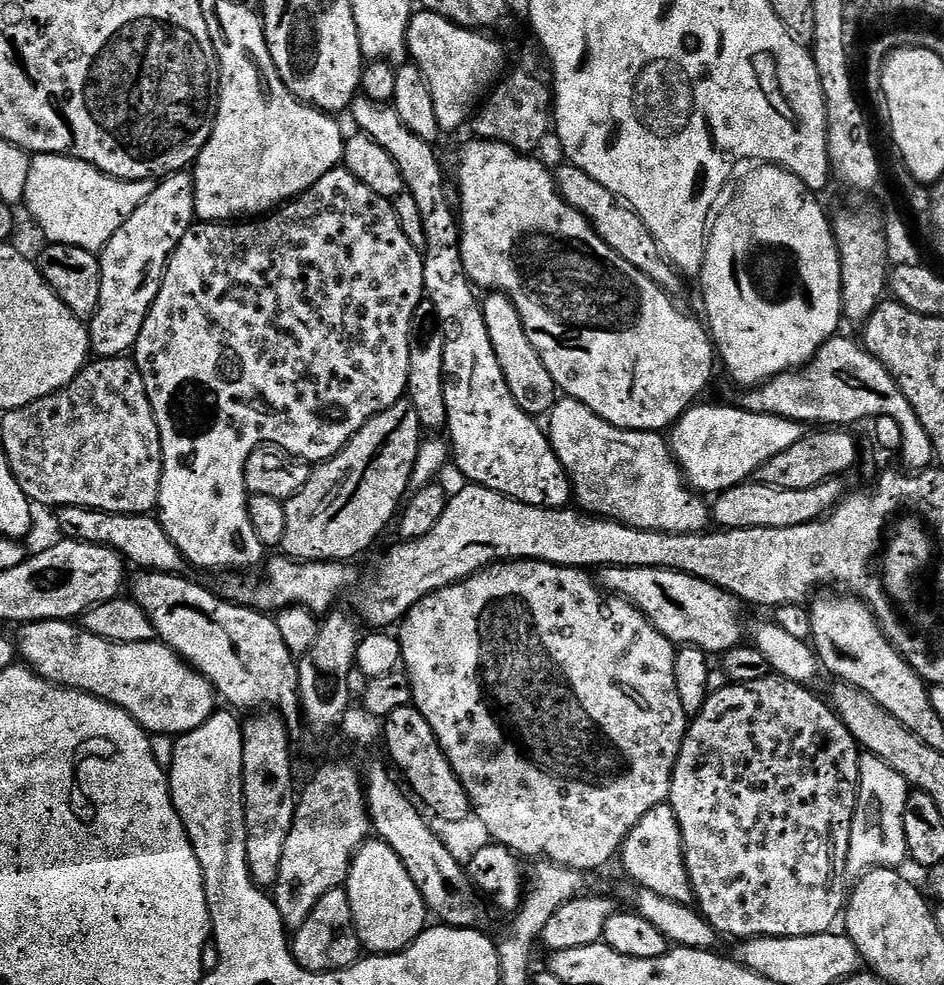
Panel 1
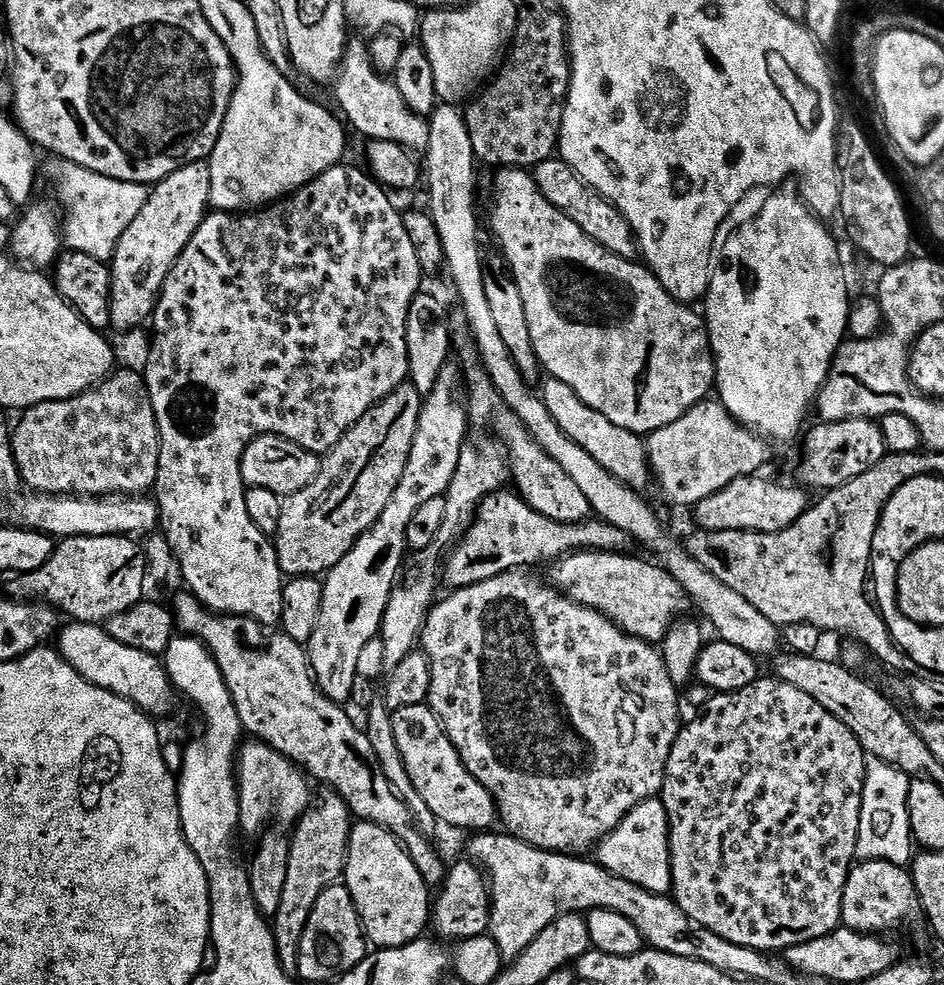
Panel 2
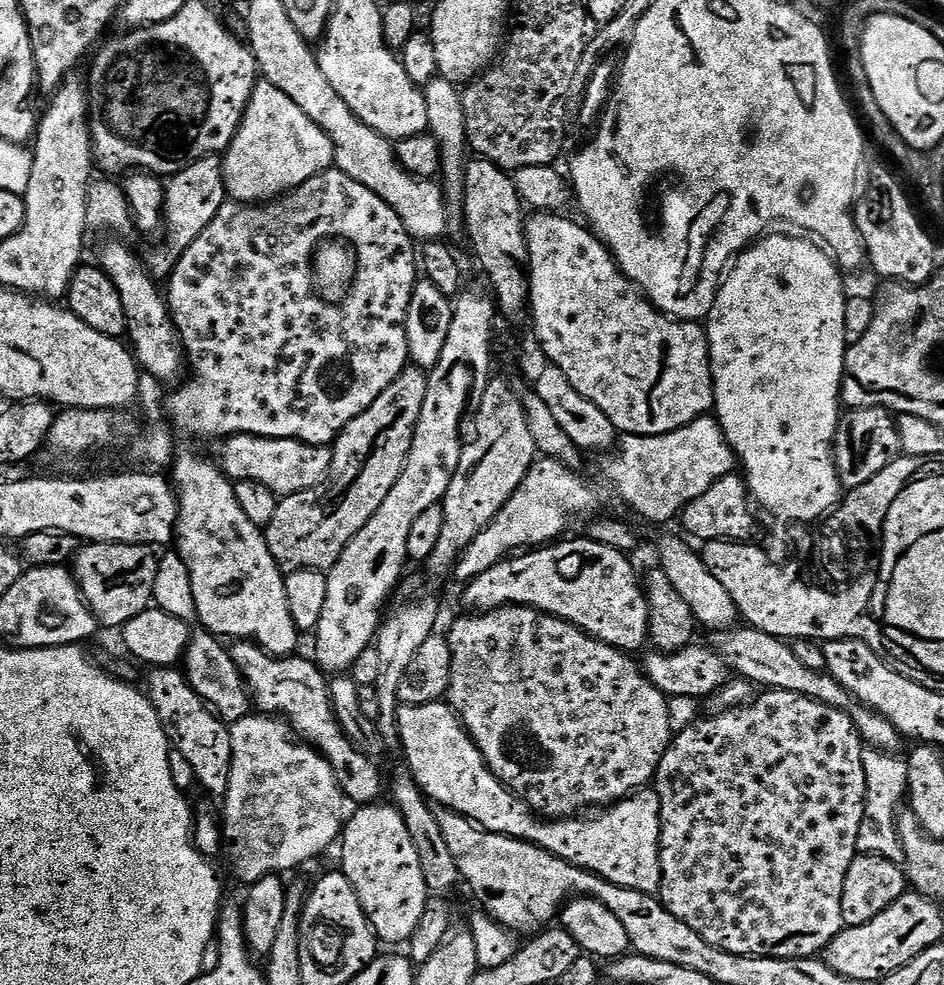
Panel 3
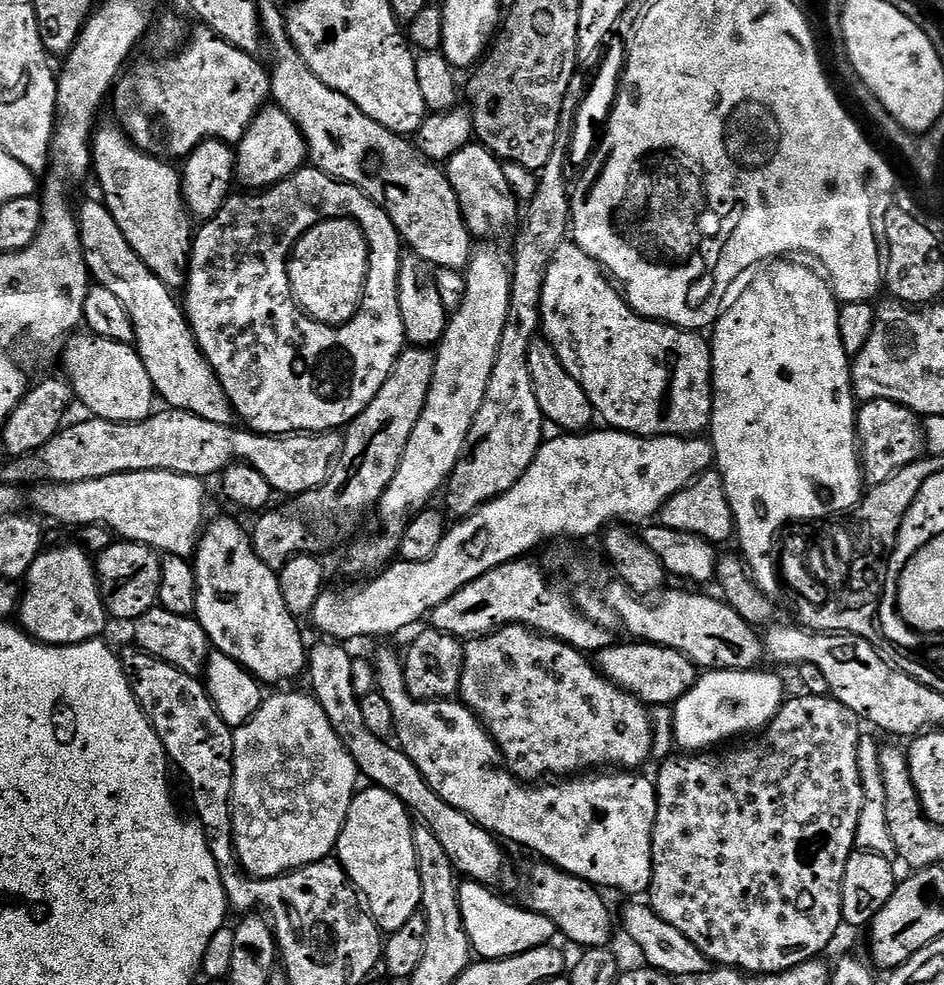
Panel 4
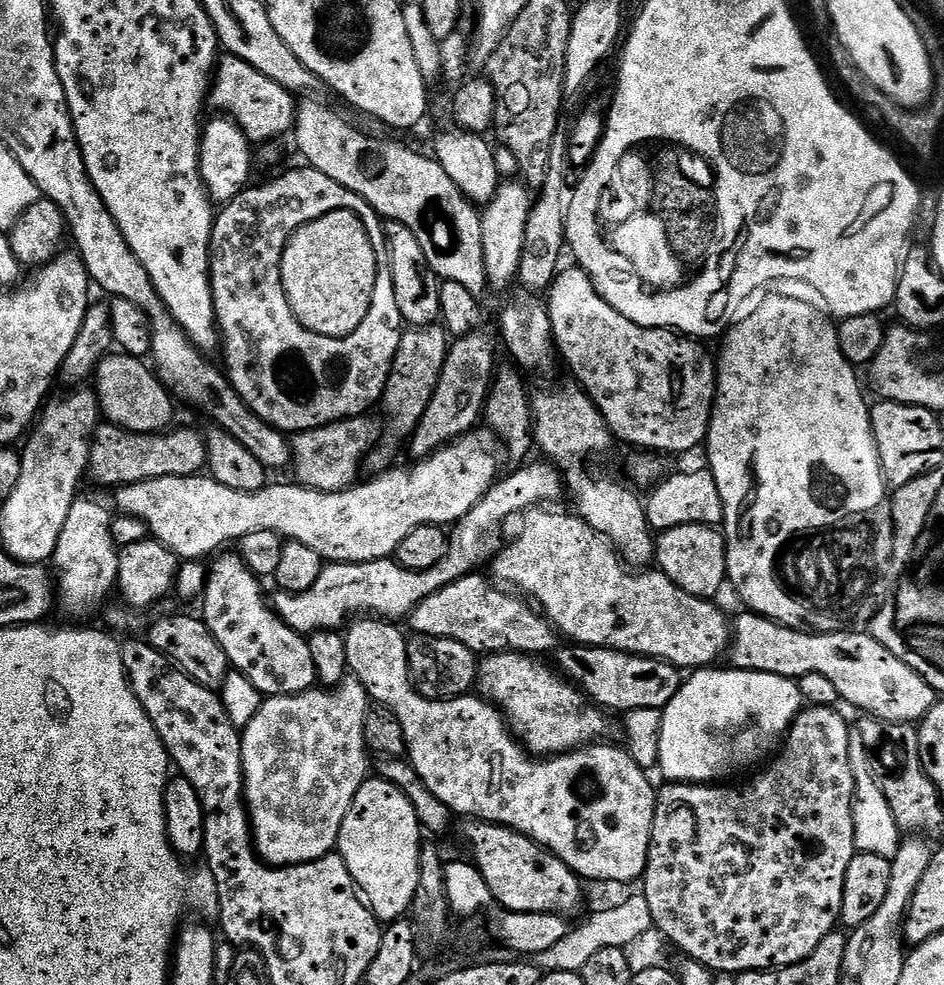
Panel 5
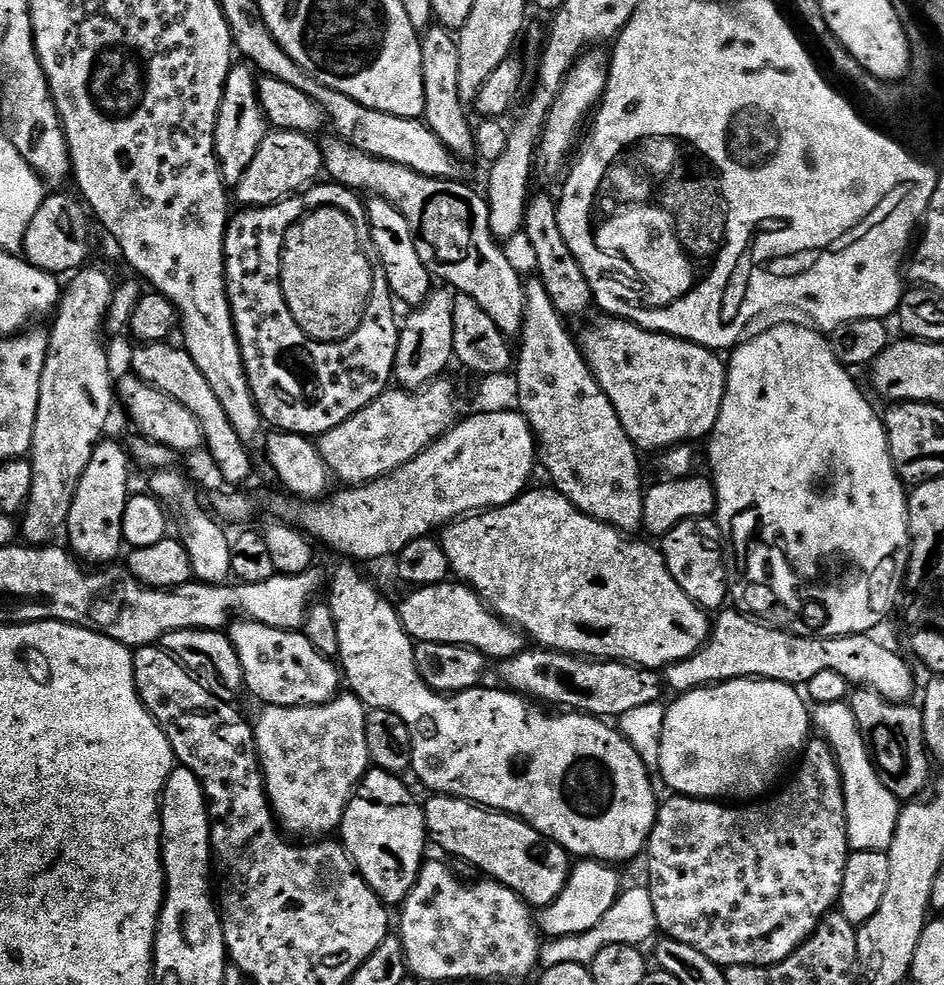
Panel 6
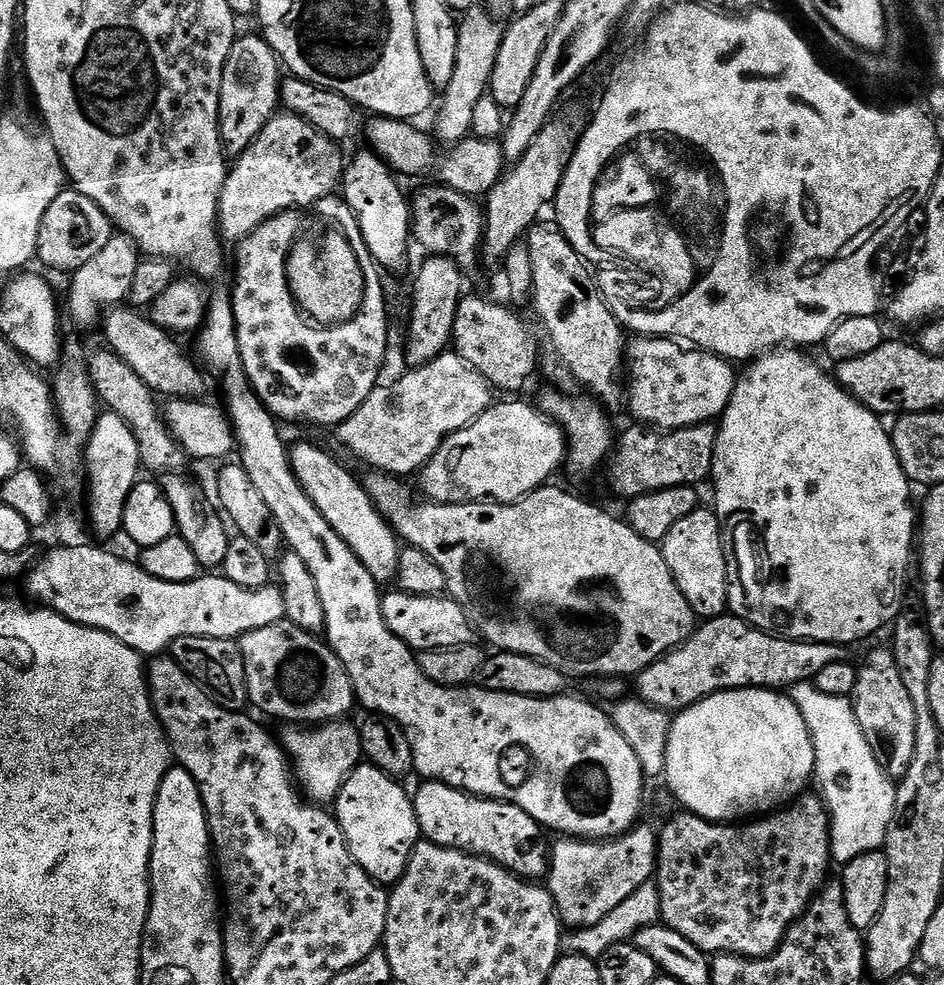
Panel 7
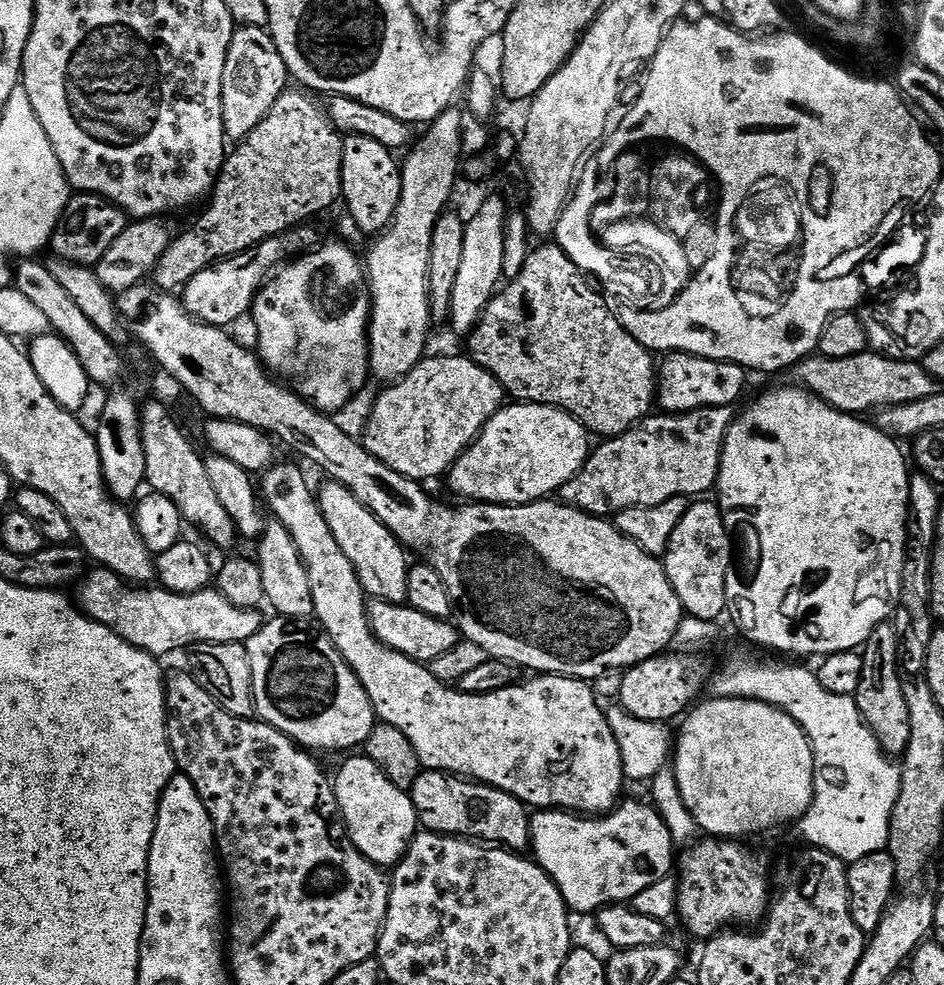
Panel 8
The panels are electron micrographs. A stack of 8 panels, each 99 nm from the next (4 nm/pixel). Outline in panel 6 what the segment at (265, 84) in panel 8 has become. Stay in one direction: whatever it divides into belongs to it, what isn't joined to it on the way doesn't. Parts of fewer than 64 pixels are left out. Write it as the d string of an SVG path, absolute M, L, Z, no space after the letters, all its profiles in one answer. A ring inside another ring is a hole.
M244 62L233 63L232 69L228 71L228 81L224 83L216 123L216 157L225 185L239 184L242 174L246 174L246 166L254 162L254 154L258 154L258 146L269 131L270 125L260 108L258 80L253 69Z

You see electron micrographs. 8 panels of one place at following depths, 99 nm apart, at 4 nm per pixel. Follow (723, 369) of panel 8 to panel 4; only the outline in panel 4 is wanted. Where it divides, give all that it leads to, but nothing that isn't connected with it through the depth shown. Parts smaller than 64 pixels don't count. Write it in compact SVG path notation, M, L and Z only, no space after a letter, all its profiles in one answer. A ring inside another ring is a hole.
M565 242L558 246L548 268L545 271L545 282L541 290L540 323L542 325L543 339L554 346L562 366L586 390L586 398L590 398L595 415L605 420L609 429L617 432L629 432L632 436L691 436L700 434L709 427L712 419L712 349L709 341L704 340L699 331L687 328L673 328L671 324L665 324L658 320L647 320L645 316L639 316L629 306L628 301L618 291L617 285L606 275L598 261L590 258L586 250L582 250L575 242Z

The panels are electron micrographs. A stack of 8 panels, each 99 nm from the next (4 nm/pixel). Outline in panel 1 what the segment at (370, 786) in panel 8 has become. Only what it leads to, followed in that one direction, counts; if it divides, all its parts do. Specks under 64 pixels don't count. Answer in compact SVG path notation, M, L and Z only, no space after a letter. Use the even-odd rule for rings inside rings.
M379 838L369 839L357 850L356 857L352 860L352 869L348 871L346 891L350 898L350 910L354 918L356 933L361 945L369 953L402 952L423 934L429 923L428 907L424 904L424 899L414 882L414 878L410 878L410 870L406 870L406 866L402 866L402 858L398 858L398 854L394 854L392 847Z

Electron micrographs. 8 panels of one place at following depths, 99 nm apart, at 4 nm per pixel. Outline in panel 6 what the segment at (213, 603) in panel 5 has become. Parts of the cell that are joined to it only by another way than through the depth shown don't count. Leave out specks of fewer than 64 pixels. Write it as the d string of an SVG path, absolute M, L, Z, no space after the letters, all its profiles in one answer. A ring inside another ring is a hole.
M236 618L227 625L226 635L238 654L238 662L242 662L245 689L249 693L252 691L261 700L261 705L307 710L316 704L330 702L341 691L340 672L332 665L335 663L314 650L303 631L287 632Z

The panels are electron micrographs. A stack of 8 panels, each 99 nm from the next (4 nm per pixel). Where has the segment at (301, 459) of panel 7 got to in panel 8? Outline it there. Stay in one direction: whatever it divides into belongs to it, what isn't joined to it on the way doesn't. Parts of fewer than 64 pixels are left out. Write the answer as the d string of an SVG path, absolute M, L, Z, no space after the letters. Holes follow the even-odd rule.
M324 482L318 488L318 499L322 518L326 518L326 526L330 526L330 534L334 534L334 542L338 542L342 554L350 558L350 566L354 566L354 574L358 574L365 597L391 604L407 604L406 578L410 559L399 538L370 509L362 506L346 486Z

